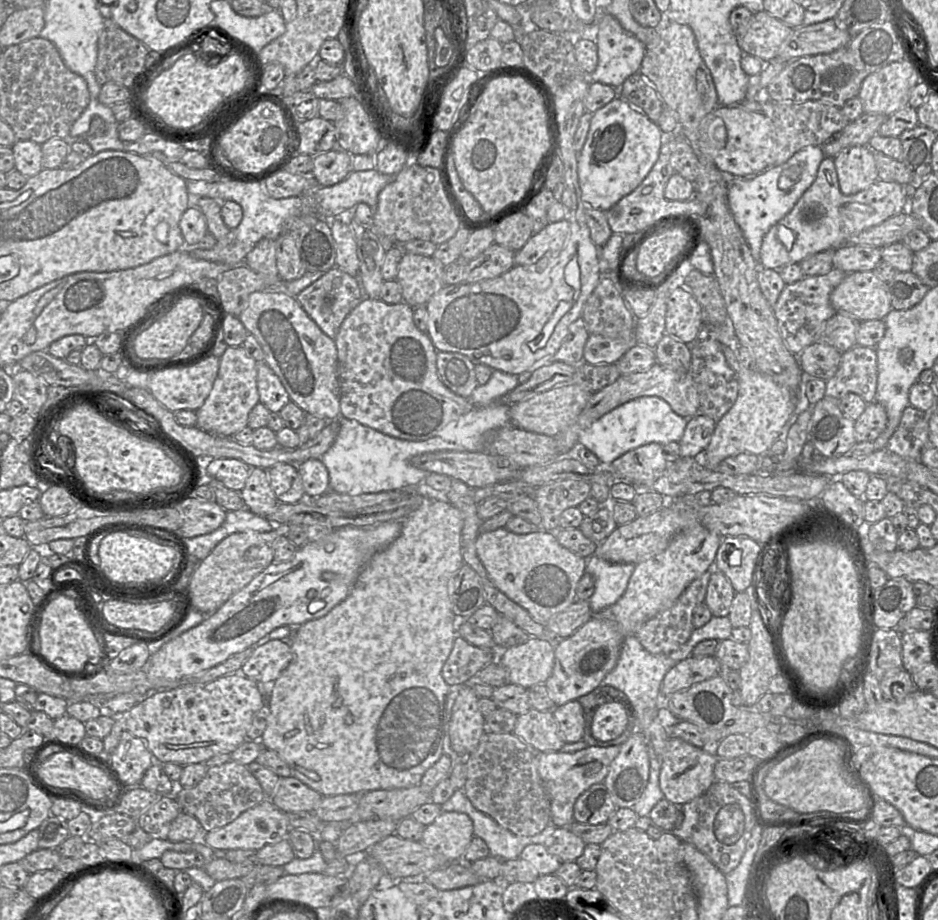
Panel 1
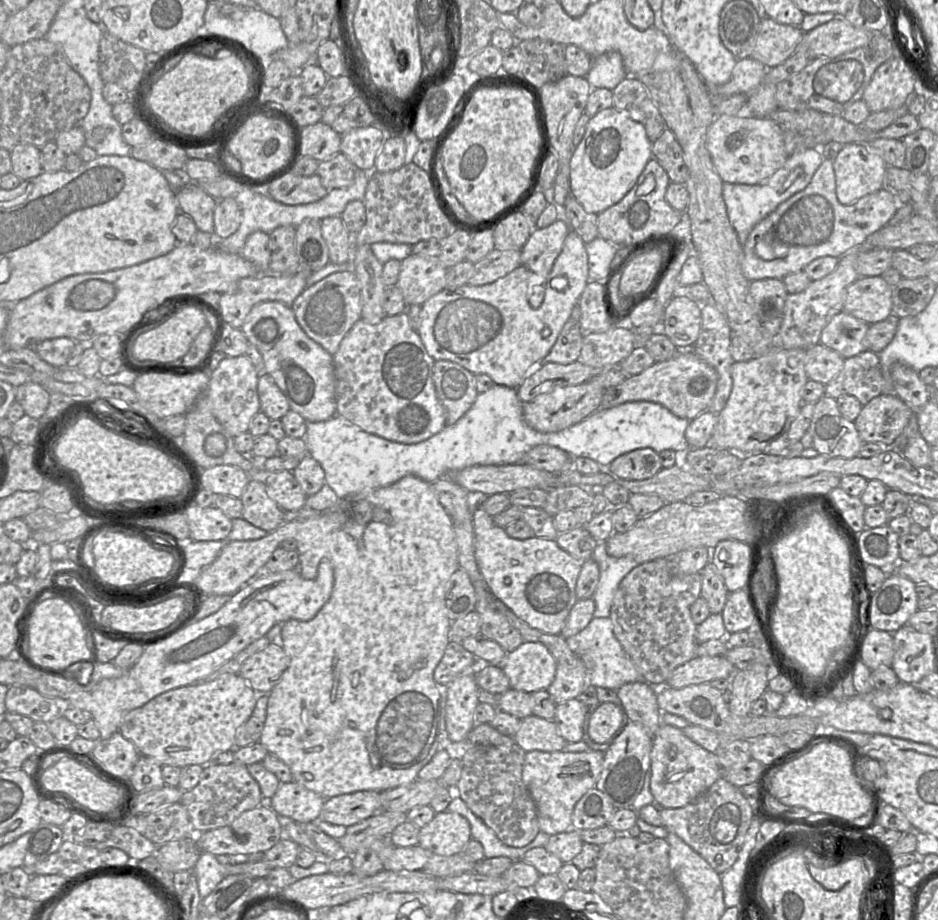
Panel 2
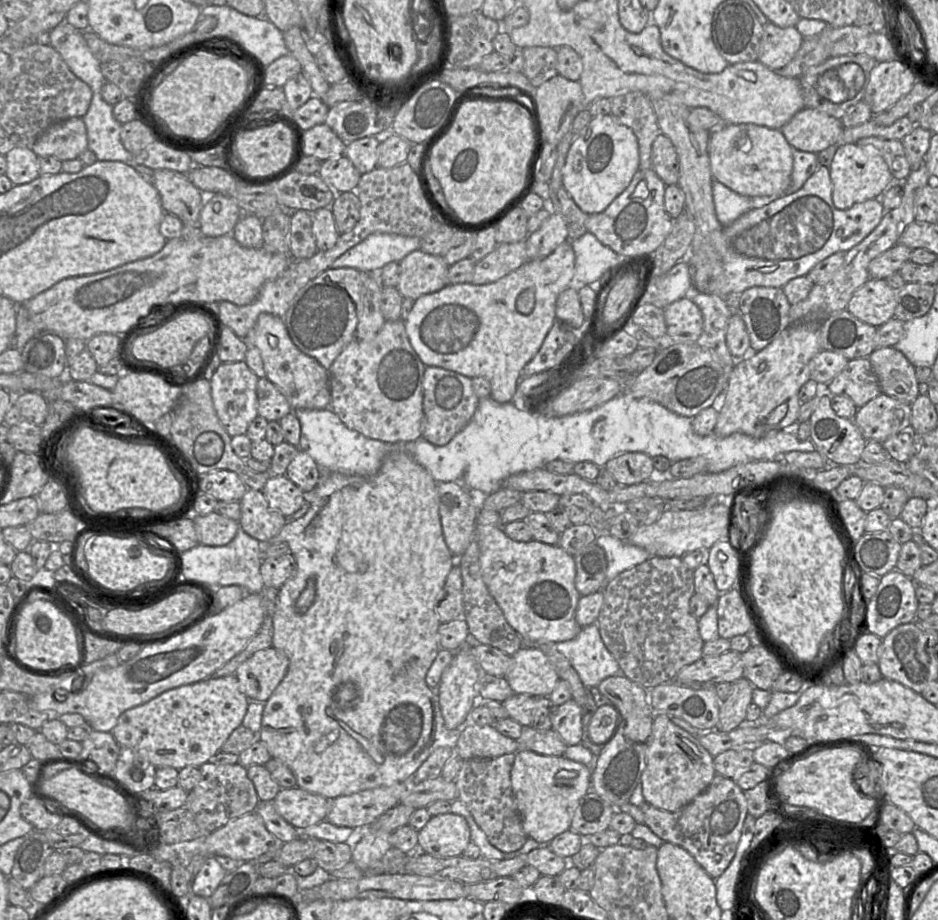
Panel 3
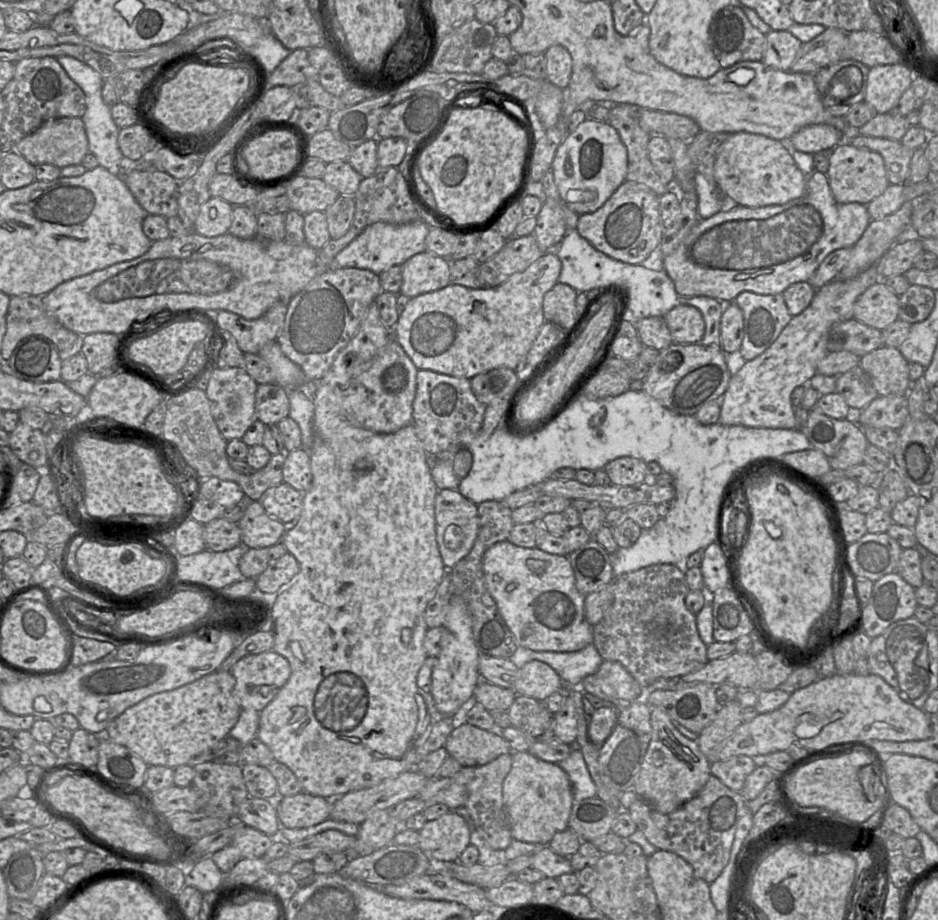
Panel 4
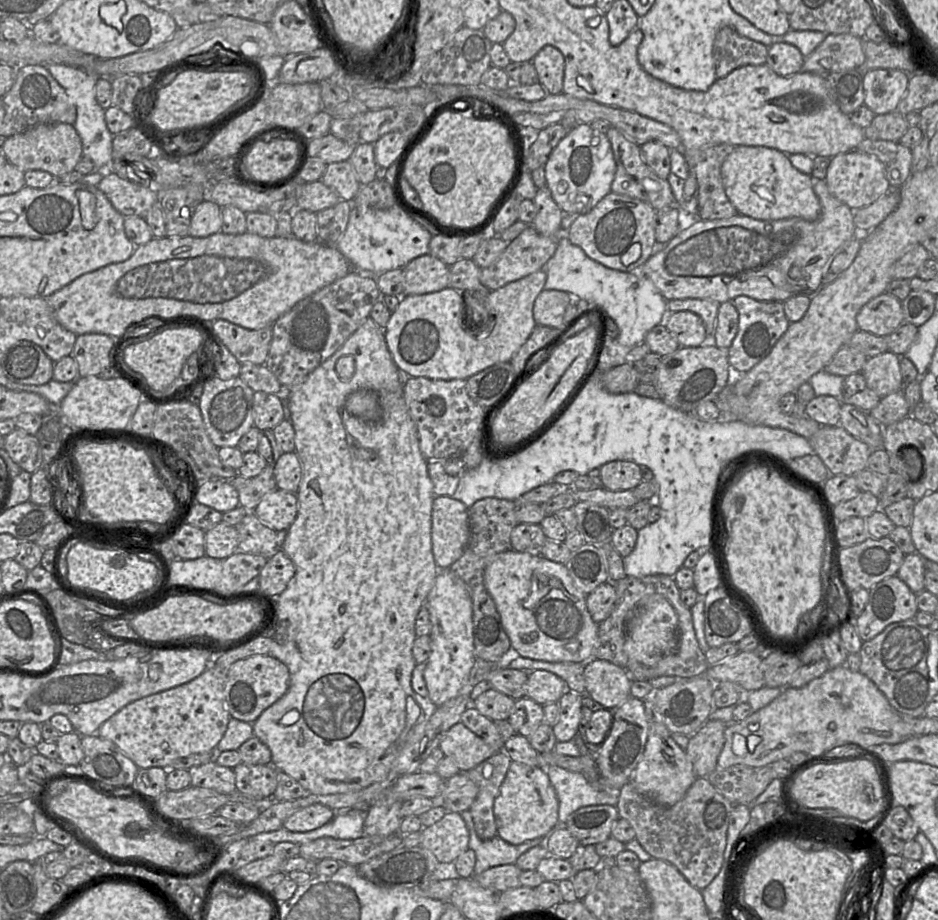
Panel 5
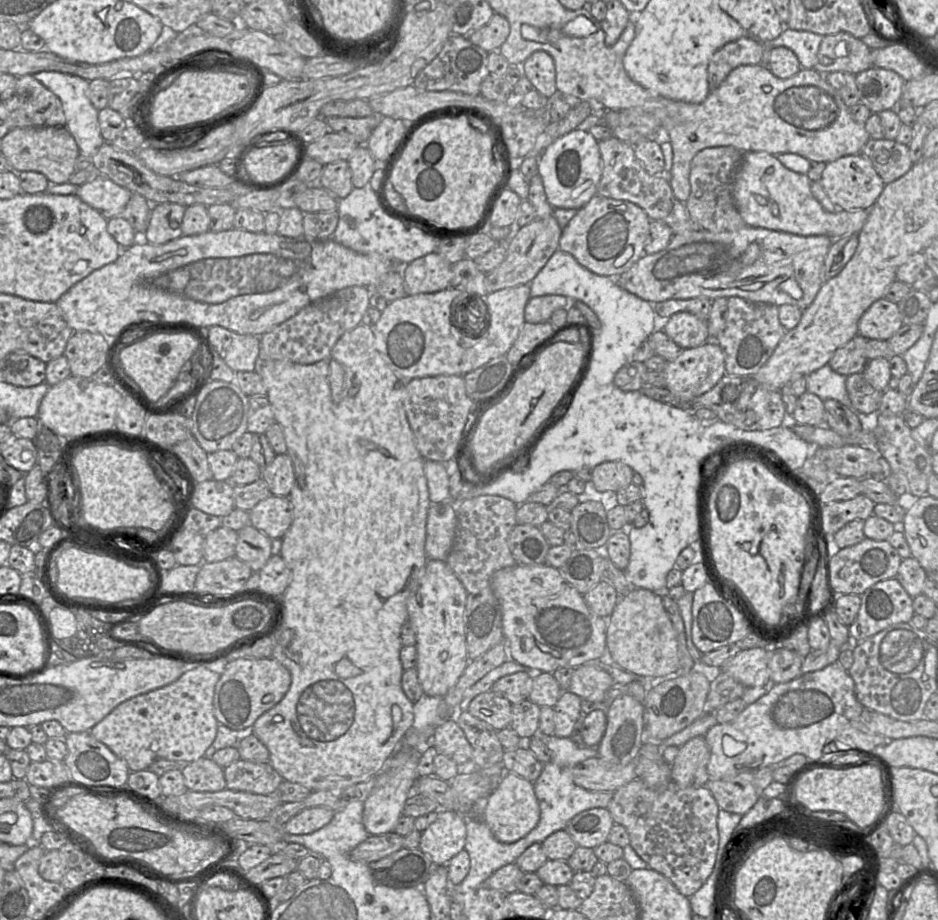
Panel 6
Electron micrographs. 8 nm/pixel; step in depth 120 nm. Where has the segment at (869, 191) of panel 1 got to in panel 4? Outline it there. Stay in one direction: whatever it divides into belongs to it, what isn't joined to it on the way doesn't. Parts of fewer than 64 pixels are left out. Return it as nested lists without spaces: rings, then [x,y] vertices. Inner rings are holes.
[[[814,170],[807,177],[806,192],[800,198],[793,199],[781,205],[769,205],[757,208],[729,204],[710,218],[699,220],[678,247],[671,254],[663,258],[663,270],[673,281],[675,290],[680,297],[705,296],[720,302],[734,302],[740,293],[746,291],[759,295],[782,294],[794,283],[809,281],[815,270],[830,253],[844,247],[851,248],[862,236],[870,221],[866,205],[856,202],[847,204],[838,203],[832,195],[827,174]]]

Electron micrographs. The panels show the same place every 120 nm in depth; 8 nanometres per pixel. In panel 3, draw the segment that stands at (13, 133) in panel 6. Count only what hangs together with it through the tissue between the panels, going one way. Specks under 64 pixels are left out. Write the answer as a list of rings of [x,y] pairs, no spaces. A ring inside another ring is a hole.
[[[70,118],[45,130],[31,146],[38,157],[52,156],[60,161],[78,159],[88,149],[88,136],[82,118]]]

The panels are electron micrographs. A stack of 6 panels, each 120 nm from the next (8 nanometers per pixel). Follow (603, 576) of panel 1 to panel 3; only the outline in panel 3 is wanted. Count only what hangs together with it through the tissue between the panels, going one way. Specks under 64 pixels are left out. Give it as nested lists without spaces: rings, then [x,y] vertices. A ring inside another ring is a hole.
[[[599,535],[595,542],[606,554],[608,562],[606,583],[620,573],[645,562],[651,557],[645,549],[628,541],[621,541],[611,535]]]

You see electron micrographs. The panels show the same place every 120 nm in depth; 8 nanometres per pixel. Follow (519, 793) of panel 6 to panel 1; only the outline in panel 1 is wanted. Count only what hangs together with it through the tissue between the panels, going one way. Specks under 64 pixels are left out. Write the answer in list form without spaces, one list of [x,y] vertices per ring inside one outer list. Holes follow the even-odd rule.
[[[620,746],[586,748],[572,753],[546,752],[539,757],[538,771],[546,789],[551,807],[551,823],[556,827],[568,827],[573,821],[574,804],[577,798],[592,785],[601,783],[607,776],[612,761]]]

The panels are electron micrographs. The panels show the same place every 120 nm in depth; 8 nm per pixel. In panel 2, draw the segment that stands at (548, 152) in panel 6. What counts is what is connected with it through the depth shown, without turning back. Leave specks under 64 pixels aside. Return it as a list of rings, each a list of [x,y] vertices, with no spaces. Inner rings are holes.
[[[614,107],[590,118],[581,142],[570,160],[570,195],[588,213],[600,214],[617,204],[633,188],[652,158],[652,143],[641,123]]]

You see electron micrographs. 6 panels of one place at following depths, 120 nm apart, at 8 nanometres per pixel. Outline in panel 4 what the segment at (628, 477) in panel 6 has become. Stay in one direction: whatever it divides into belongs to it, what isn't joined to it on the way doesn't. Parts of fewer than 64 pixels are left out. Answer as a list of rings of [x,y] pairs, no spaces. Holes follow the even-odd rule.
[[[632,457],[617,458],[606,464],[603,469],[611,484],[617,486],[633,486],[655,477],[649,474],[647,463]]]

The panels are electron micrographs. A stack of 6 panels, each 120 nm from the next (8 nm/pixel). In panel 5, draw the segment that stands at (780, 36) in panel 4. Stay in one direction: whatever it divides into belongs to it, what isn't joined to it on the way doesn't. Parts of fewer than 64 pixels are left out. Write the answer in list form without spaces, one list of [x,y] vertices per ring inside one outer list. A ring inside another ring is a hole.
[[[778,42],[768,47],[766,64],[779,75],[790,76],[801,71],[804,61],[801,51],[790,43]]]

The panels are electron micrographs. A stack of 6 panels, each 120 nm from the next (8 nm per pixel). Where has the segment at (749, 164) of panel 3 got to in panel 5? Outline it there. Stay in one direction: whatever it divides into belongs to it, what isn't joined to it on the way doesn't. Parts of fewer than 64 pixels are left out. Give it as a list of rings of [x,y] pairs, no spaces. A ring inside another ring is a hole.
[[[735,146],[721,166],[721,177],[727,197],[738,214],[762,221],[801,218],[816,221],[822,212],[819,198],[813,189],[813,178],[797,170],[787,154],[767,147]]]

